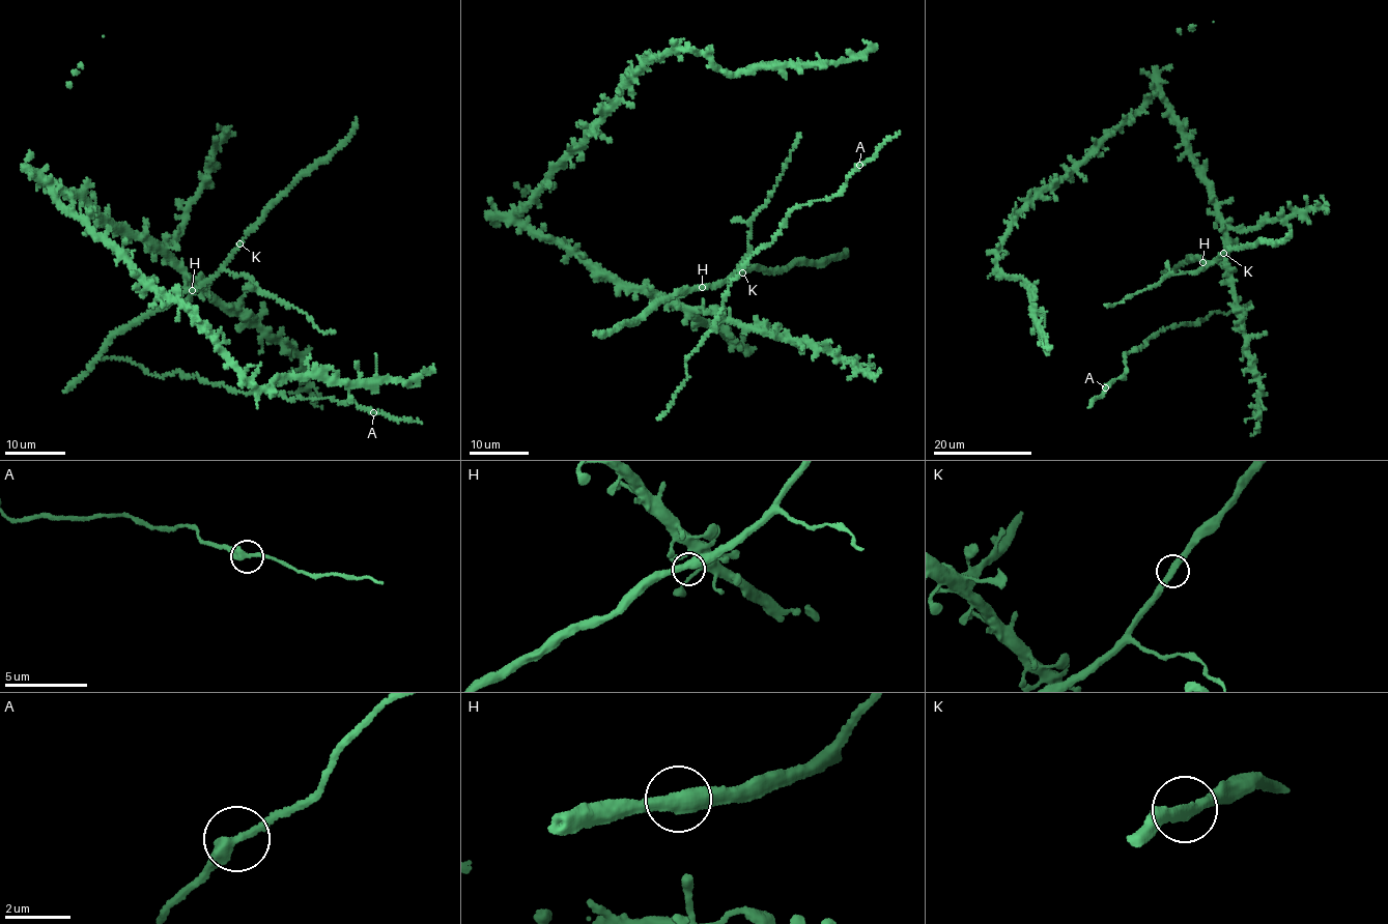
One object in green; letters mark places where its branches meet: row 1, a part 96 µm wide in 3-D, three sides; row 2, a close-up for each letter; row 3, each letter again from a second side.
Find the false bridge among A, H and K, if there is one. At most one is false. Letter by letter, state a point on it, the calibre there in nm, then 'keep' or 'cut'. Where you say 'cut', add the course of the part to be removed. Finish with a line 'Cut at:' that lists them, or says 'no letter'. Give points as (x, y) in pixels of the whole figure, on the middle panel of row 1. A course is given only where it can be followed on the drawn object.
A: place (859, 165); calibre 380 nm; keep
H: place (702, 287); calibre 480 nm; keep
K: place (742, 272); calibre 360 nm; keep
Cut at: no letter

